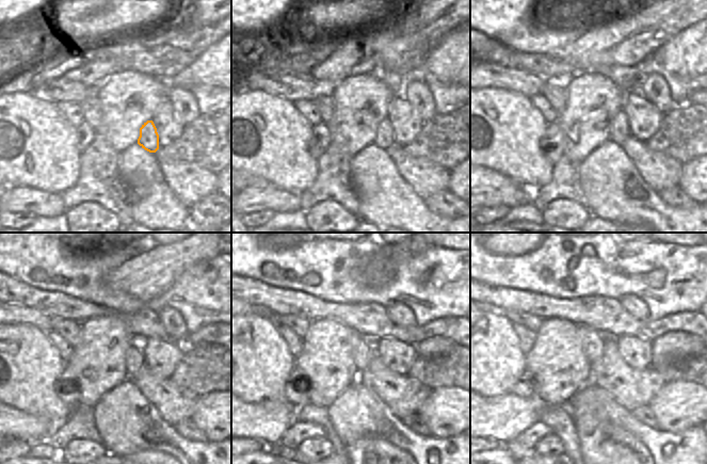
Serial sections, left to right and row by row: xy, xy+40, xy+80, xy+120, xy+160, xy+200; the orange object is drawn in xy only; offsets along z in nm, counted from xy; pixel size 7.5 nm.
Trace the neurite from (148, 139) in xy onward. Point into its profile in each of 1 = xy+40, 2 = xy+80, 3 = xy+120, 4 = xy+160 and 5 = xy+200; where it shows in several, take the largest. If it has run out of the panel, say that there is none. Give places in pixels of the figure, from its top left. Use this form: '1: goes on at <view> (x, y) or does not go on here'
1: goes on at xy+40 (384, 139)
2: goes on at xy+80 (619, 132)
3: goes on at xy+120 (135, 364)
4: goes on at xy+160 (363, 352)
5: goes on at xy+200 (593, 342)

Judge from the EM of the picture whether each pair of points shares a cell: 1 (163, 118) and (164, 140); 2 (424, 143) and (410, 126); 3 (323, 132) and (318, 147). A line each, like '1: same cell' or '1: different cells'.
1: same cell
2: different cells
3: same cell

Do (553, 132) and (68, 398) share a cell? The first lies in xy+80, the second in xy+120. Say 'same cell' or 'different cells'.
same cell

